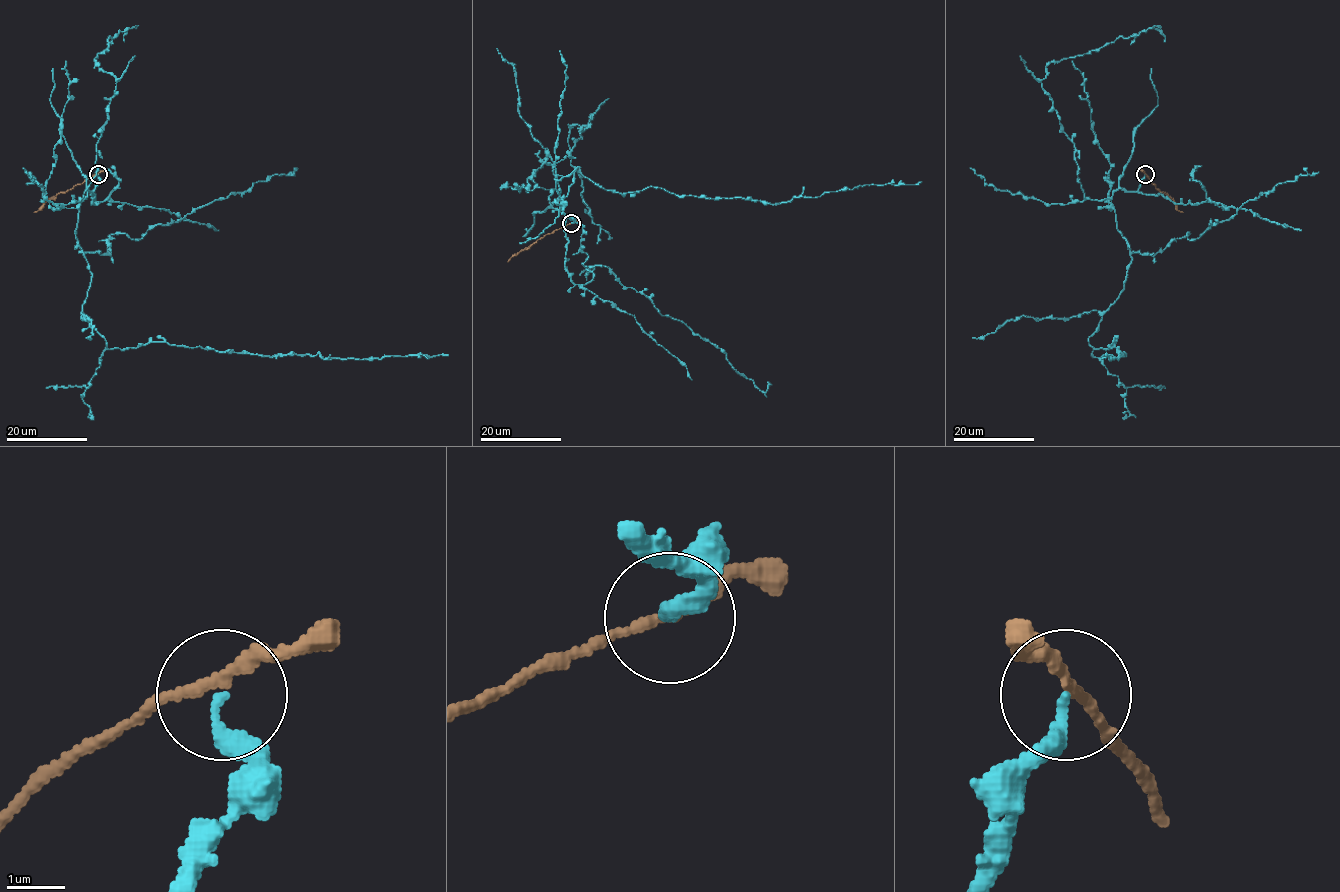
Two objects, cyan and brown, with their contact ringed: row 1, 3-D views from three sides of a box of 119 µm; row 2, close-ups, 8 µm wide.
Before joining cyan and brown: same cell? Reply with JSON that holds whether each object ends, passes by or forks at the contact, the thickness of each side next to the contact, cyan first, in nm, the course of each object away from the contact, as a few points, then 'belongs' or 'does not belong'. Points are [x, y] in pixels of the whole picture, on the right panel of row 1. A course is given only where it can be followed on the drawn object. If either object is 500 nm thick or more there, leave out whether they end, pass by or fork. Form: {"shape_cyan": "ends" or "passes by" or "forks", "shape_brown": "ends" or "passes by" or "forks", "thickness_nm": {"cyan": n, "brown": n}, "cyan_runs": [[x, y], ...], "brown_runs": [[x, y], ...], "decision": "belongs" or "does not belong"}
{"shape_cyan": "ends", "shape_brown": "passes by", "thickness_nm": {"cyan": 200, "brown": 180}, "cyan_runs": [[1145, 175], [1136, 191], [1113, 193], [1131, 262], [1089, 338], [1096, 349], [1113, 342], [1125, 354], [1103, 355]], "brown_runs": [[1145, 173], [1183, 212]], "decision": "does not belong"}

